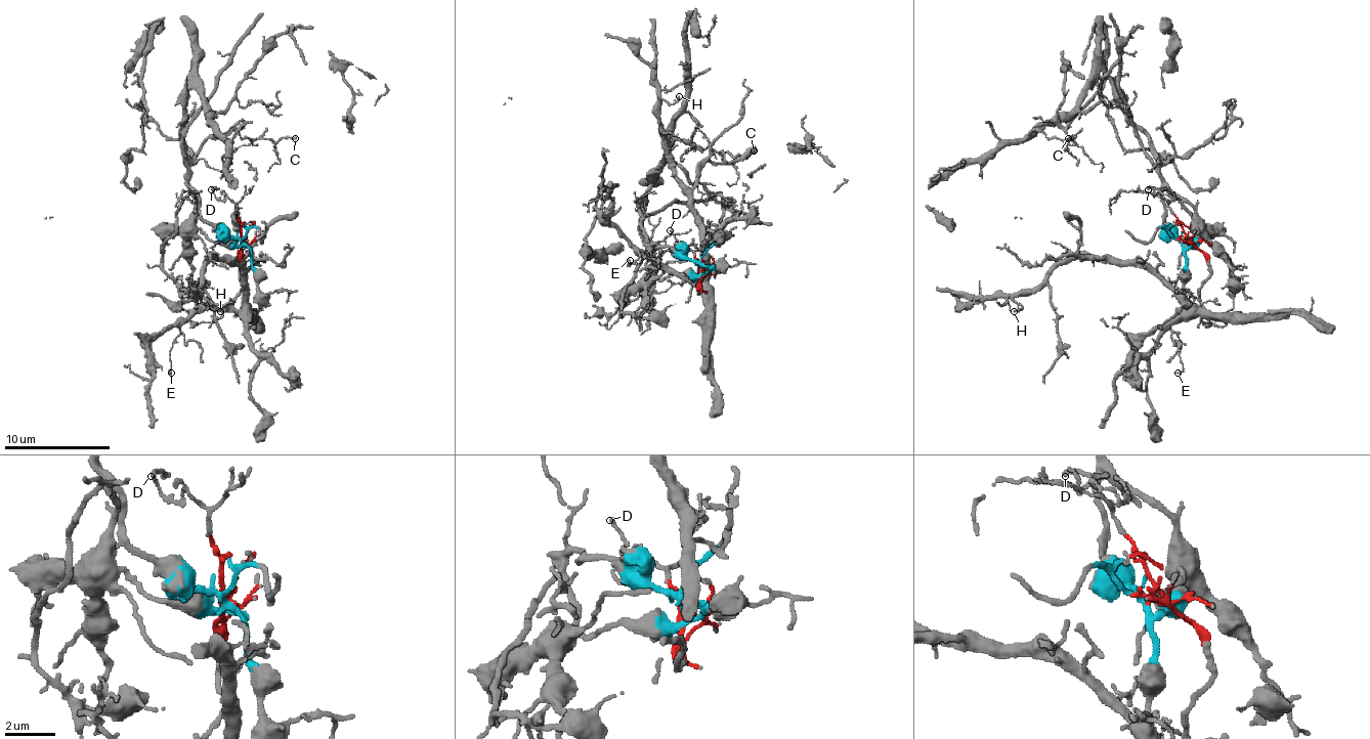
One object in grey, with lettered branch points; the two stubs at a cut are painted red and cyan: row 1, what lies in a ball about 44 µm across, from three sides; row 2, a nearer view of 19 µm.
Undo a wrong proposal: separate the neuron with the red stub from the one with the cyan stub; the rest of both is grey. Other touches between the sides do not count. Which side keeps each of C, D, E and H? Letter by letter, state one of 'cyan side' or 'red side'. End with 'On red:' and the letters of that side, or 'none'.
C: cyan side
D: red side
E: red side
H: red side
On red: D, E, H

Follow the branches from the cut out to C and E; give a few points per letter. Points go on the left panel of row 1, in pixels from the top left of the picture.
C: (242, 242), (208, 223), (186, 183), (186, 79), (191, 74), (223, 132), (250, 140), (295, 138)
E: (242, 242), (240, 295), (228, 305), (202, 308), (183, 323), (170, 350), (170, 372)

